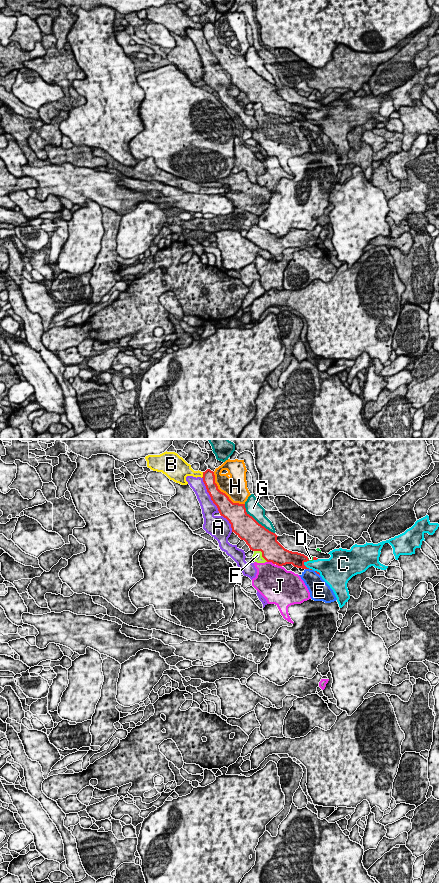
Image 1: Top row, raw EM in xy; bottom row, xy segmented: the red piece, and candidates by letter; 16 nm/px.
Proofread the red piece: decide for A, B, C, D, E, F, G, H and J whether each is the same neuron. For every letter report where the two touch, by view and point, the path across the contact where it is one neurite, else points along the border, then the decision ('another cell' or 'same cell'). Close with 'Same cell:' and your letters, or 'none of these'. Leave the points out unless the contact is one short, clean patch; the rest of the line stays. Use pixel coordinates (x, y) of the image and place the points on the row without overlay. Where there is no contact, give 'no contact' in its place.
A: xy (209, 46) | another cell
B: xy (203, 27) | another cell
C: xy (306, 119) | another cell
D: xy (308, 111) | across xy (296, 111), (308, 111), (310, 110) | same cell
E: xy (308, 120) | another cell
F: xy (262, 105) | another cell
G: xy (256, 73) | another cell
H: xy (222, 44) | another cell
J: xy (271, 113) | another cell
Same cell: D

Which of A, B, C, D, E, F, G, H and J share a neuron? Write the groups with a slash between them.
A / B / C / D / E / F J / G / H

